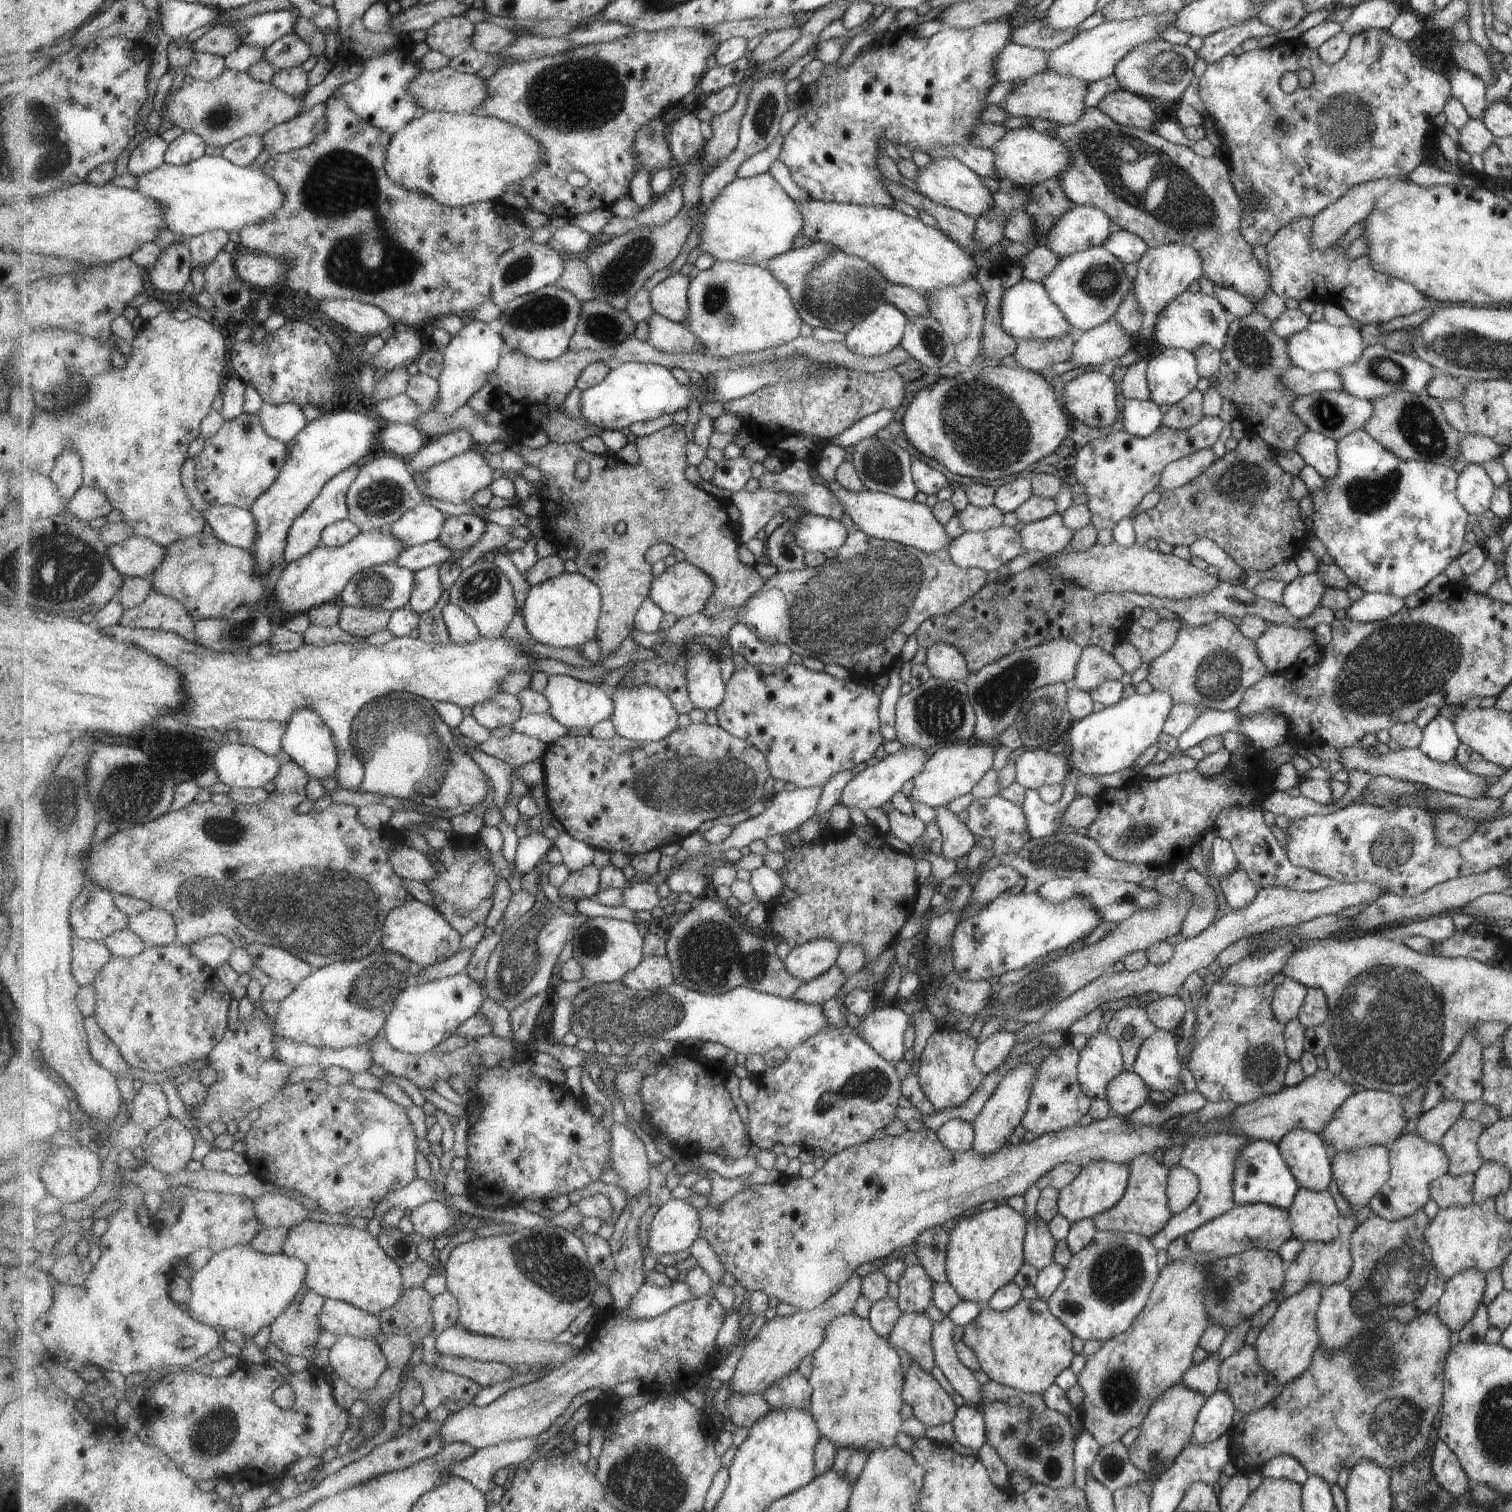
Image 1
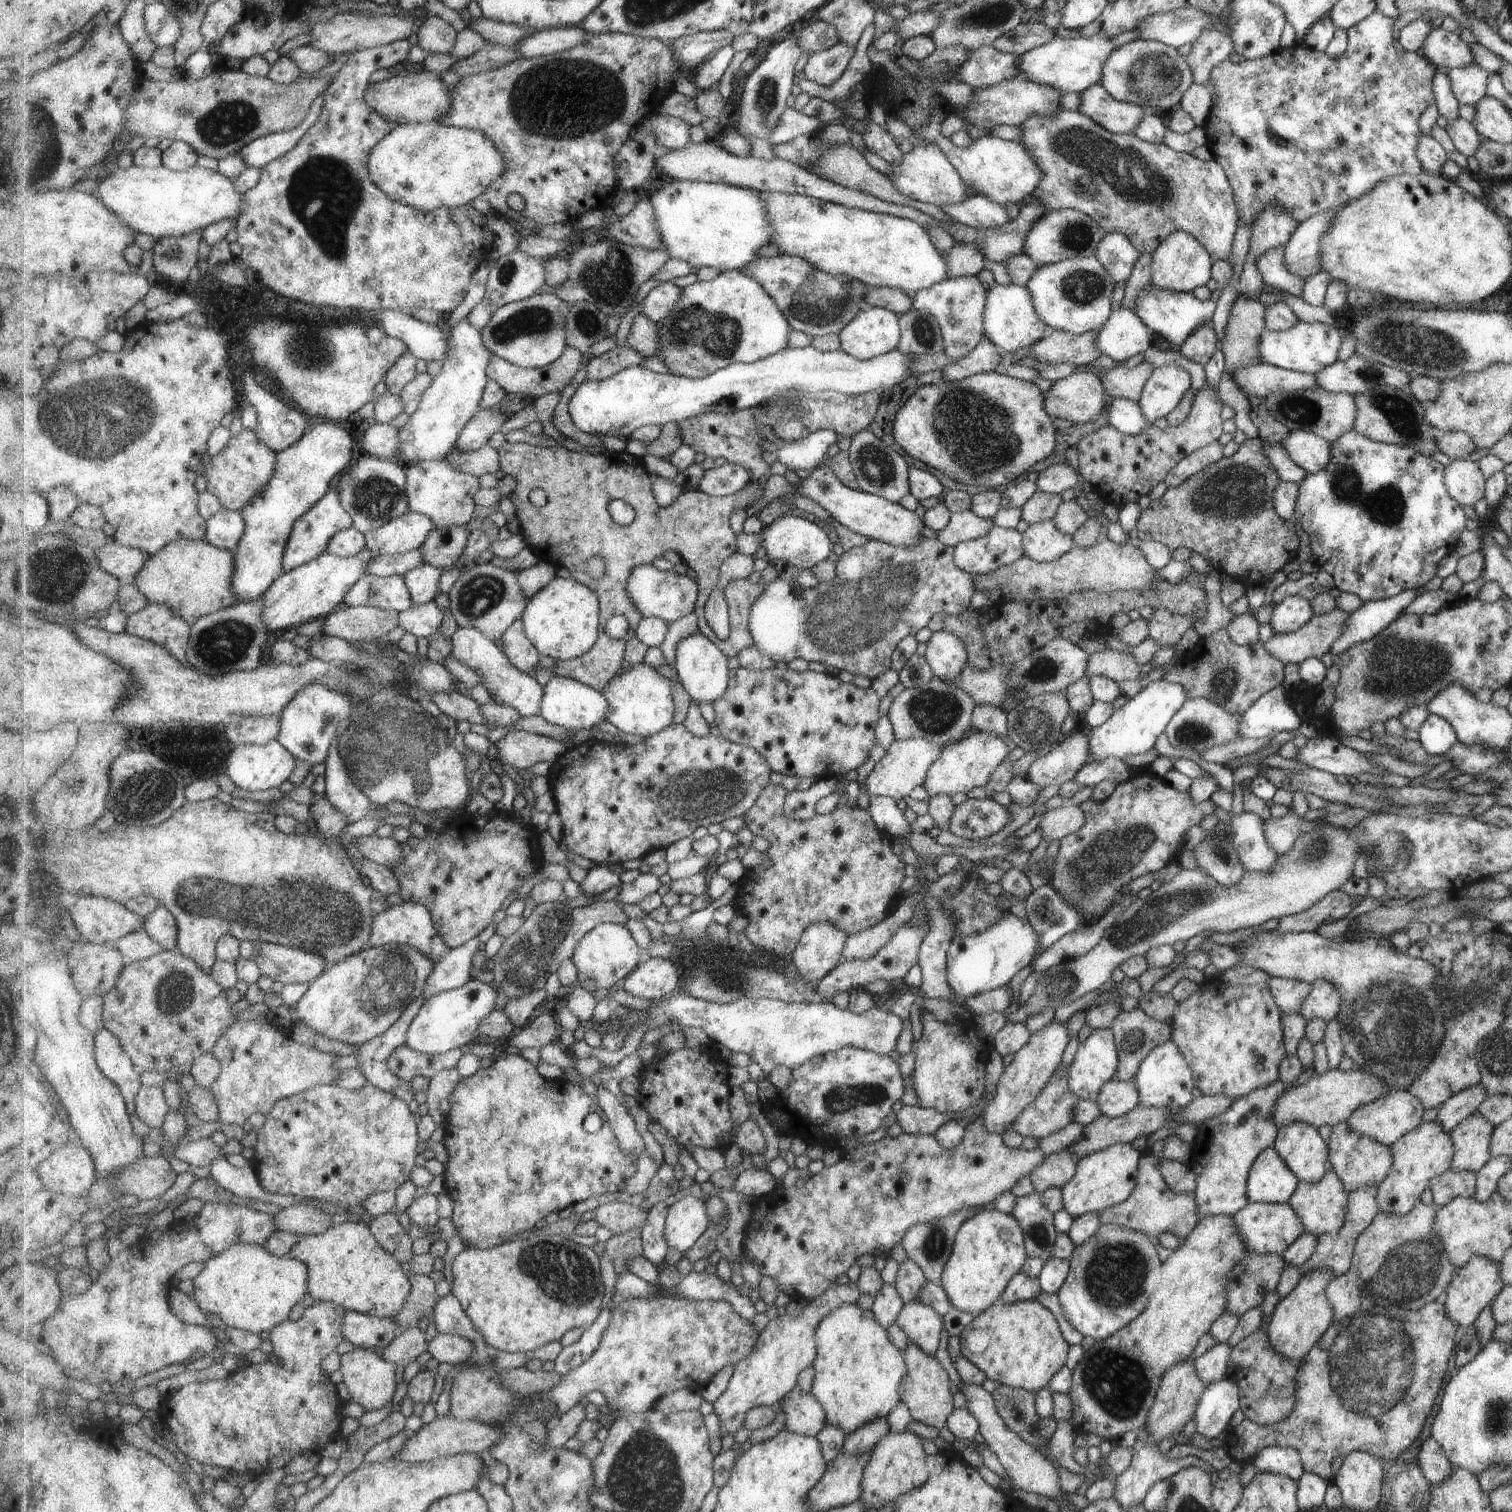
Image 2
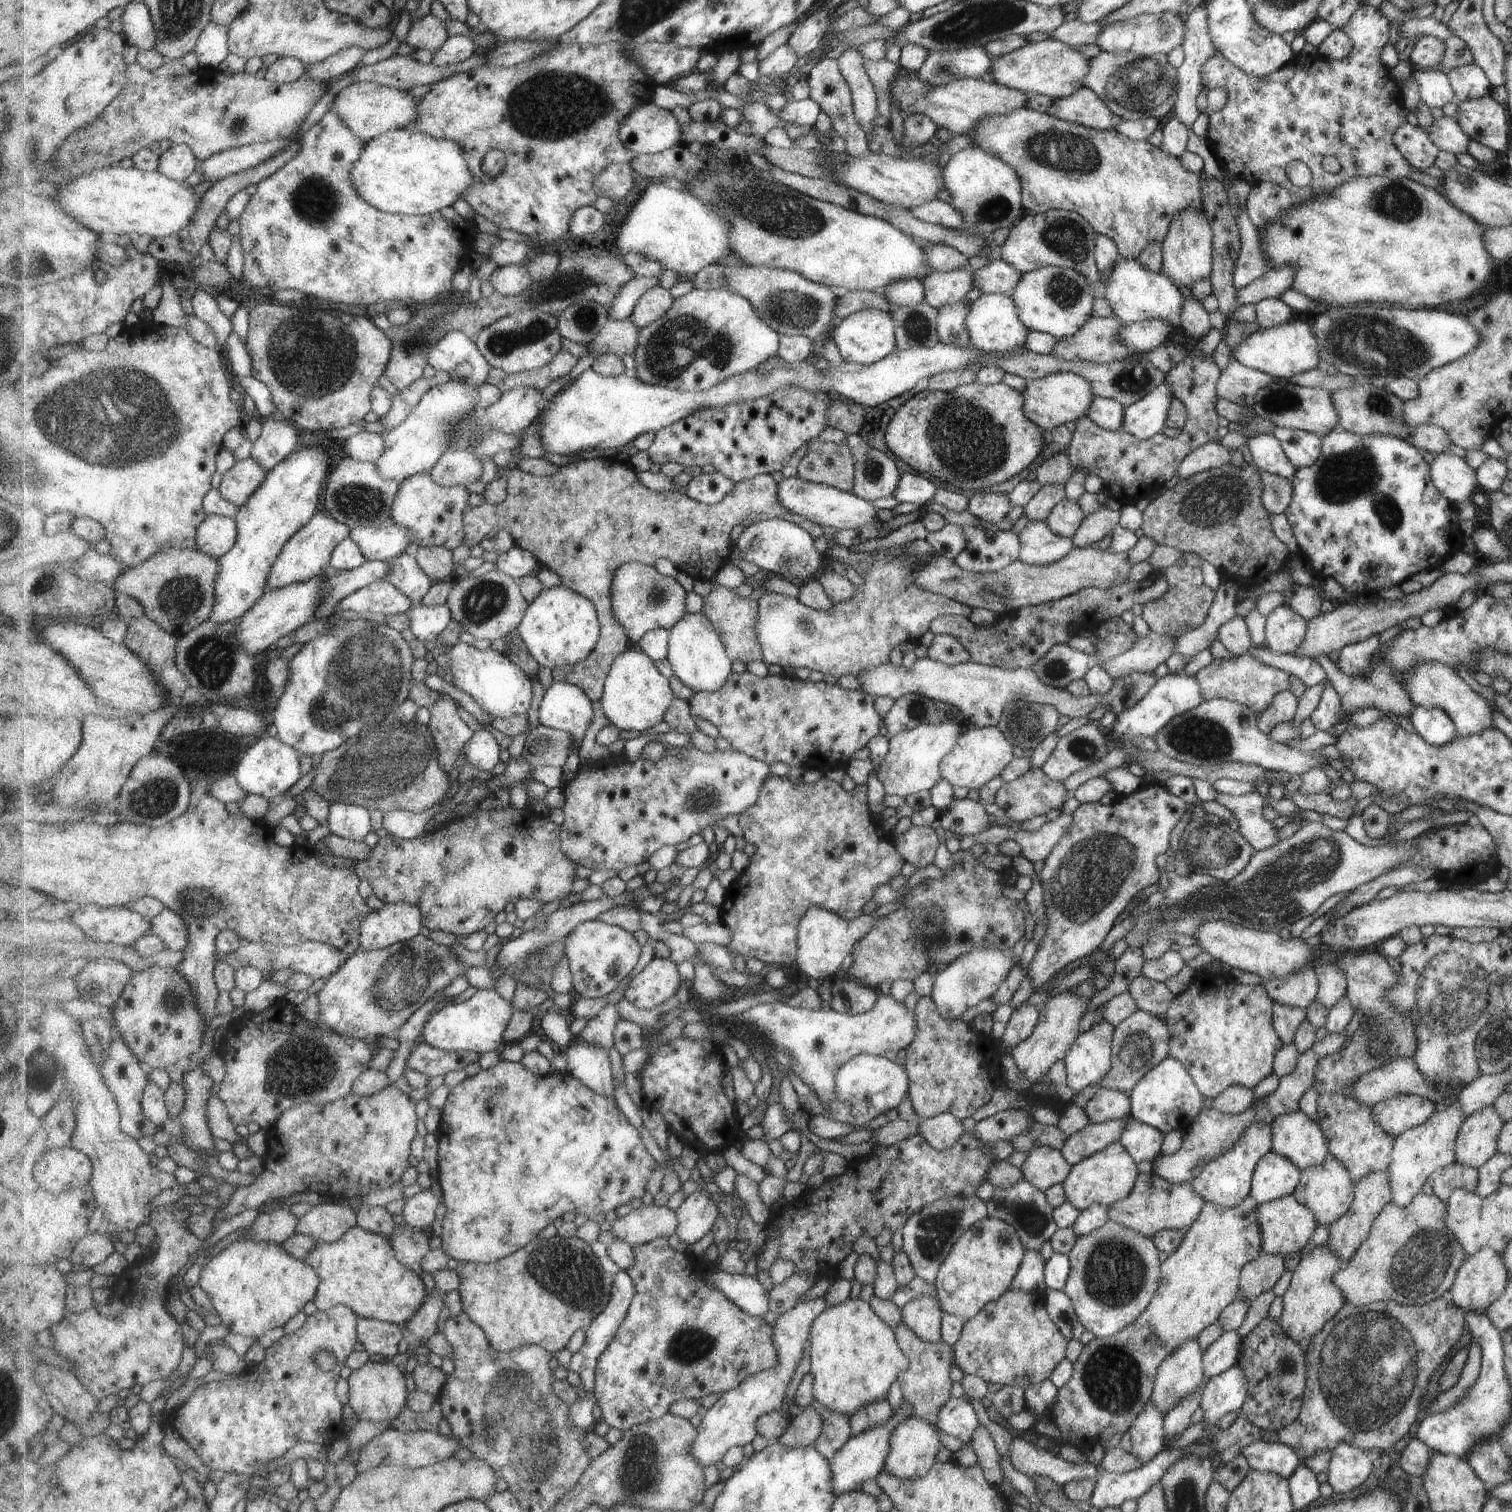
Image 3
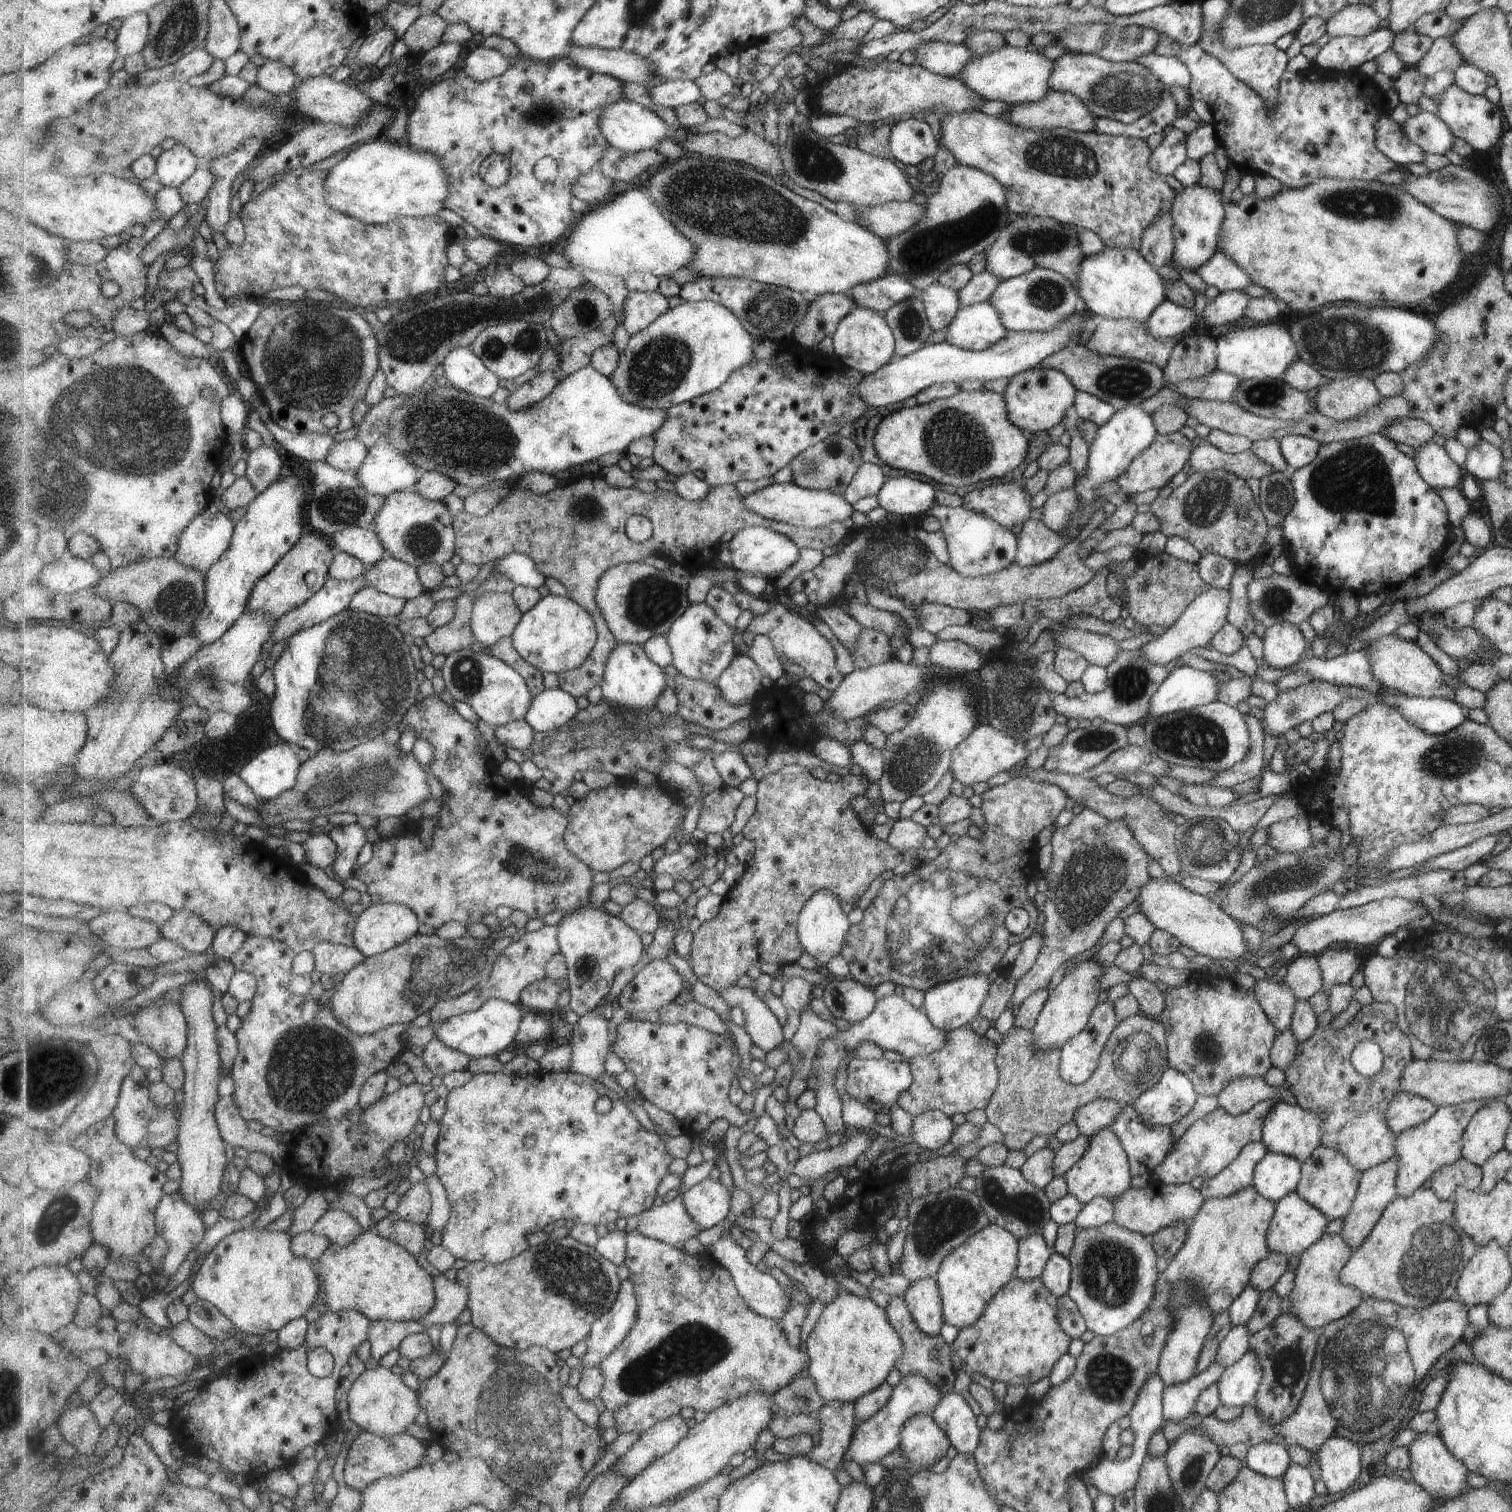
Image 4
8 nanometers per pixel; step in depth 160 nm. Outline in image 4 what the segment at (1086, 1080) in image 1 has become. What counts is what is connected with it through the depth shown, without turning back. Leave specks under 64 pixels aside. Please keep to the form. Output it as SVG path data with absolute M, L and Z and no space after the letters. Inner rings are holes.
M1109 1001L1099 1002L1090 1012L1090 1018L1085 1027L1077 1035L1067 1039L1060 1046L1058 1053L1058 1073L1065 1083L1078 1085L1085 1079L1089 1079L1093 1074L1095 1067L1099 1064L1099 1058L1102 1054L1102 1048L1106 1040L1110 1038L1111 1031L1117 1026L1117 1017L1114 1015L1113 1004Z

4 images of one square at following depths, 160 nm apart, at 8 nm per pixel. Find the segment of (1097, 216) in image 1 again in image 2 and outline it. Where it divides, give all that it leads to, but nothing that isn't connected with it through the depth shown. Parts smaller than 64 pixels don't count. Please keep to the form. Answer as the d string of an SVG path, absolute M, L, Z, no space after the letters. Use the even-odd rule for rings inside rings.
M1062 208L1059 210L1045 211L1044 215L1033 222L1027 231L1022 246L1022 253L1030 257L1036 266L1040 267L1049 263L1068 258L1088 257L1097 250L1104 232L1086 213L1073 209Z

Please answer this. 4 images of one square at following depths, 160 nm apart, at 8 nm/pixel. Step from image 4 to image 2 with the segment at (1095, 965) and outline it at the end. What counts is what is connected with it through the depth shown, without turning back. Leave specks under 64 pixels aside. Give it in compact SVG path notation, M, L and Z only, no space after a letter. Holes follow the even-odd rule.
M1052 1020L1030 1034L1028 1041L1014 1052L1013 1060L1002 1068L995 1096L991 1102L985 1104L983 1113L979 1116L987 1131L1001 1134L1008 1130L1015 1118L1037 1098L1039 1091L1046 1086L1046 1082L1060 1064L1061 1054L1067 1042L1069 1042L1069 1034L1066 1023L1059 1021Z

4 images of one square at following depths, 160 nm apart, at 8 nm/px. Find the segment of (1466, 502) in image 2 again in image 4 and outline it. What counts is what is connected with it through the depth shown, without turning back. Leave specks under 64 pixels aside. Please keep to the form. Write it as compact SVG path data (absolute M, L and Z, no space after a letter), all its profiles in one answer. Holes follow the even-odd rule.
M1427 441L1414 449L1412 456L1417 466L1419 476L1426 481L1431 488L1444 489L1447 487L1459 487L1464 470L1447 454L1442 446L1433 441Z

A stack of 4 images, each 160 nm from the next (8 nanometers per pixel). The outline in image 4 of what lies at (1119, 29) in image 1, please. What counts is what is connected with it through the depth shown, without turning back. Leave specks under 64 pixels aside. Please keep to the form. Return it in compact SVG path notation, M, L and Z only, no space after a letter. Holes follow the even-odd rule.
M1005 44L995 52L969 57L966 64L961 67L957 78L984 100L999 100L1007 105L1014 105L1039 100L1051 92L1049 76L1053 72L1054 62L1055 60L1048 60L1037 52Z

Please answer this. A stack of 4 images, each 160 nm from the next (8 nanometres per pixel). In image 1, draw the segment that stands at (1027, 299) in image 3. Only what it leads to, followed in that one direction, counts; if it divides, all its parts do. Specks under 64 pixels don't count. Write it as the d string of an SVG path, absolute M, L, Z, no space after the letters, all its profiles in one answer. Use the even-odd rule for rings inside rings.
M1101 246L1086 248L1059 258L1051 272L1039 282L1049 298L1066 316L1071 328L1086 331L1107 321L1131 290L1133 282L1125 276L1124 264Z

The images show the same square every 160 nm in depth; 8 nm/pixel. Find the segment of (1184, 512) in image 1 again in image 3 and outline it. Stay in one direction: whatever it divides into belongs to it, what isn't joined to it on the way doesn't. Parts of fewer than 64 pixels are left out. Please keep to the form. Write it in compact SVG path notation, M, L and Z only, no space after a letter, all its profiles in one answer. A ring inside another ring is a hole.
M1231 463L1210 468L1178 482L1157 498L1148 502L1142 512L1141 530L1143 536L1157 545L1167 545L1182 553L1193 552L1212 564L1225 578L1231 578L1245 589L1252 589L1287 564L1289 552L1285 544L1275 536L1266 510L1261 502L1261 472L1247 463L1239 467Z

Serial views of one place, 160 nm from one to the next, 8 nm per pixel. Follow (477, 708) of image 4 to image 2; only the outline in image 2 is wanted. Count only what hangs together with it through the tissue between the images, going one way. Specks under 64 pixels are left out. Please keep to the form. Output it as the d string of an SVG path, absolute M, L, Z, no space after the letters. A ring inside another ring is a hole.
M458 627L451 639L454 644L452 650L454 658L480 675L480 684L491 694L492 700L516 708L522 712L523 717L541 716L544 686L533 678L533 674L525 674L517 666L513 666L503 648L495 640L479 629L465 627Z

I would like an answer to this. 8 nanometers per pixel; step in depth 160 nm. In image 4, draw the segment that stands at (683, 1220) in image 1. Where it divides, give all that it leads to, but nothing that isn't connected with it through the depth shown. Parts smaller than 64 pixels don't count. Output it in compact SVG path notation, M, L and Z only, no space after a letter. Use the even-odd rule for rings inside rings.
M706 1178L684 1194L689 1214L702 1230L722 1224L731 1210L731 1192L719 1179Z

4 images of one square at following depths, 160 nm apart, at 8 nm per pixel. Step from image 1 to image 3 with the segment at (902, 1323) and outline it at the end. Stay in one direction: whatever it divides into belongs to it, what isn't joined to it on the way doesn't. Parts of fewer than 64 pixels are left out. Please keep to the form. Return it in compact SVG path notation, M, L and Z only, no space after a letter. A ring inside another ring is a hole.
M923 1295L909 1299L901 1307L901 1321L921 1340L936 1343L941 1340L942 1307L935 1296Z

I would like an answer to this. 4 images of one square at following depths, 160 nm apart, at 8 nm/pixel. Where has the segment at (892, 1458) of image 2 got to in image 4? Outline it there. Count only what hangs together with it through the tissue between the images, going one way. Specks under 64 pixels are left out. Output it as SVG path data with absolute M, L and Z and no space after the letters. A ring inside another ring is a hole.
M916 1414L903 1423L895 1454L901 1452L913 1466L926 1468L945 1455L949 1441L930 1415Z

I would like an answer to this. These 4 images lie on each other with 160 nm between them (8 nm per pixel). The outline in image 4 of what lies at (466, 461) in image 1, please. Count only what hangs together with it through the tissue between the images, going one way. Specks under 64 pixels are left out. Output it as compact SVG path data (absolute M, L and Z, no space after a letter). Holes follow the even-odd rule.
M407 490L388 496L371 527L382 539L387 555L416 567L429 561L447 564L456 554L458 534L450 510L443 501L429 500L419 493Z

